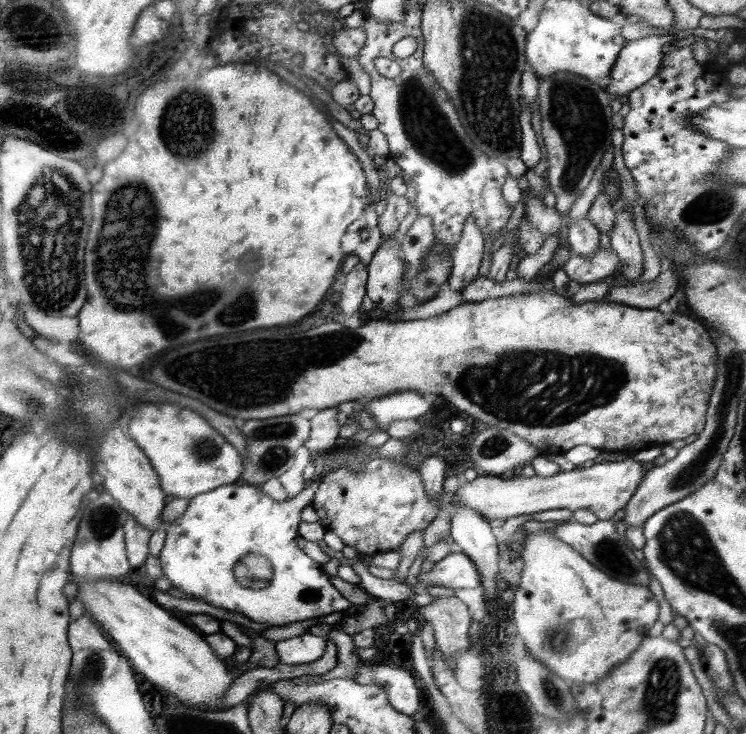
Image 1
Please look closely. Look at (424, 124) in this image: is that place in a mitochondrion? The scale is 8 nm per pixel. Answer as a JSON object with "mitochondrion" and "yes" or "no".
{"mitochondrion":"yes"}

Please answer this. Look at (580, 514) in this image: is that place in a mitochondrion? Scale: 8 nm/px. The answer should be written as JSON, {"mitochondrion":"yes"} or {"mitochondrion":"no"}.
{"mitochondrion":"no"}

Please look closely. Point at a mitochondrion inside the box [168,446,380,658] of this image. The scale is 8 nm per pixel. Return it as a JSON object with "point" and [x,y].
{"point":[255,571]}

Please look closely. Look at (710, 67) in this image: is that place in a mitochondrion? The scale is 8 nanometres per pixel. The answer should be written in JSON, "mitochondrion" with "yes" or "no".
{"mitochondrion":"no"}

